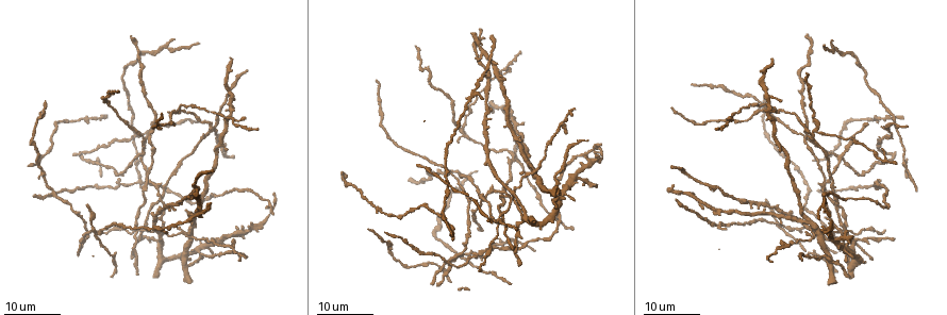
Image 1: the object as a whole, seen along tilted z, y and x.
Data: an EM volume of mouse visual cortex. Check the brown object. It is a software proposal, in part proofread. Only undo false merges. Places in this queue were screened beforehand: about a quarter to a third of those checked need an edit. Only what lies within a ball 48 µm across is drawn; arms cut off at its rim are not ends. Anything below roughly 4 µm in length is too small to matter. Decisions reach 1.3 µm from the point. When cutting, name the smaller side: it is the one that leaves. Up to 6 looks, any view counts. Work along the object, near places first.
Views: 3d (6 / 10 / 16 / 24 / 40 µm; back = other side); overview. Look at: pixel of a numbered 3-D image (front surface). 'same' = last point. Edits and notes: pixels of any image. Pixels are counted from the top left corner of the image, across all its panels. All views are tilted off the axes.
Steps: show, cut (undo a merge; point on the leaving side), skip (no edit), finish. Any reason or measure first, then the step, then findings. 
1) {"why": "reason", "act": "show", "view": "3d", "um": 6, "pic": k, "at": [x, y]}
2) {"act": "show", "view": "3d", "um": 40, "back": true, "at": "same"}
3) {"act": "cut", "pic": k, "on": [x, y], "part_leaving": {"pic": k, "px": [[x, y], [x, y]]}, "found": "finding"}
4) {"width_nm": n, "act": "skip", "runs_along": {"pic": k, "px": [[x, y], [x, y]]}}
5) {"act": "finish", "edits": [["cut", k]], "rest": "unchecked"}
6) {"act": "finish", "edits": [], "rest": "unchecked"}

{"why": "four arms meet", "act": "show", "view": "3d", "um": 24, "pic": 1, "at": [136, 235]}

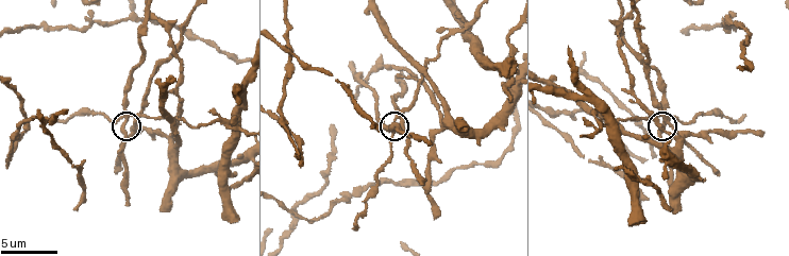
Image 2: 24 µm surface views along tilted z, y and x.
{"why": "closer look", "act": "show", "view": "3d", "um": 6, "pic": 2, "at": [124, 120]}

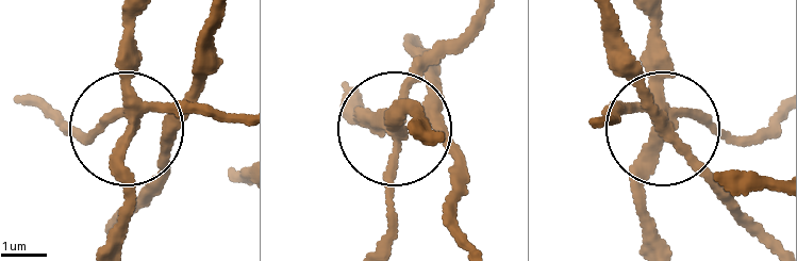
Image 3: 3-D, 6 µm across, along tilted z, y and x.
{"act": "skip", "runs_along": {"pic": 3, "px": [[474, 14], [431, 61], [396, 131], [417, 111]]}, "found": "continuous, no second neuron"}

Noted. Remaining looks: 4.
{"act": "show", "view": "3d", "um": 24, "pic": 1, "at": [888, 138]}

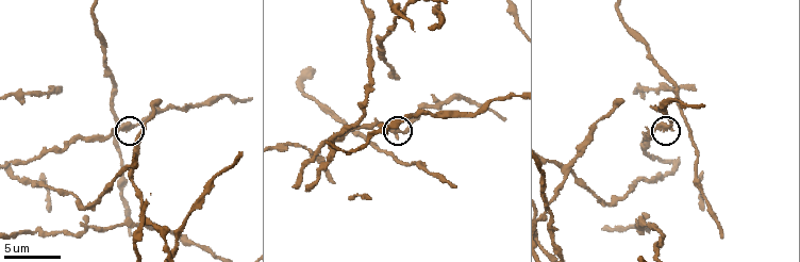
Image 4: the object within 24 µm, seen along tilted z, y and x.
{"act": "show", "view": "3d", "um": 10, "pic": 4, "at": [395, 132]}

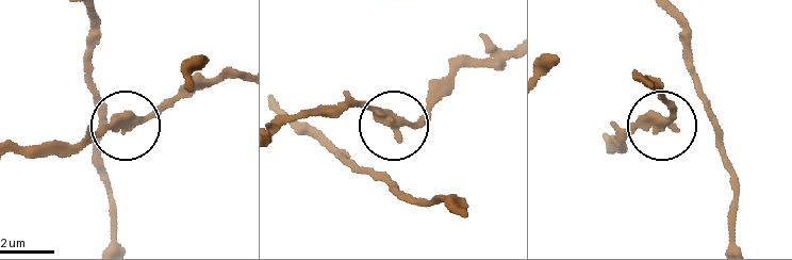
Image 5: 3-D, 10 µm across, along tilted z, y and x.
{"width_nm": 340, "act": "skip", "found": "continuous, no second neuron"}

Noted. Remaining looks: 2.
{"why": "four arms meet", "act": "show", "view": "3d", "um": 6, "pic": 4, "at": [148, 222]}

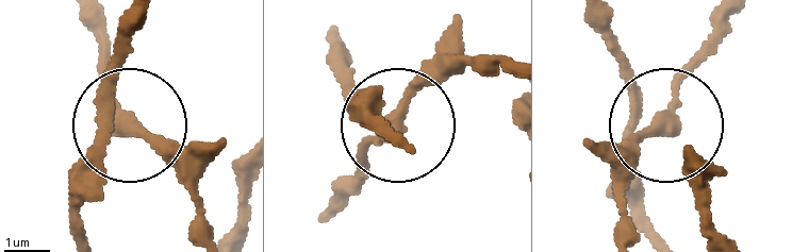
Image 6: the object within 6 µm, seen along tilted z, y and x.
{"why": "from behind", "act": "show", "view": "3d", "um": 6, "back": true, "pic": 6, "at": [397, 114]}

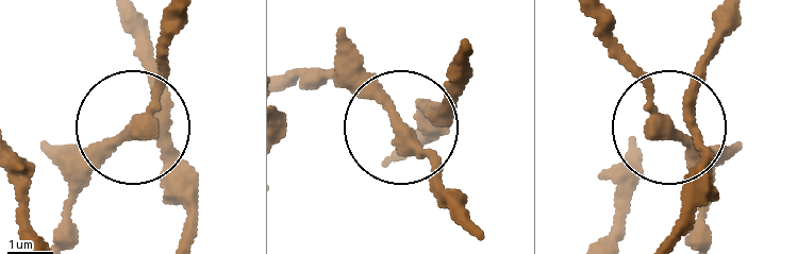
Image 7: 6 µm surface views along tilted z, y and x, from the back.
{"width_nm": 260, "act": "skip", "found": "continuous, no second neuron"}

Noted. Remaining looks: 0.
{"act": "finish", "edits": [], "rest": "unchecked"}

